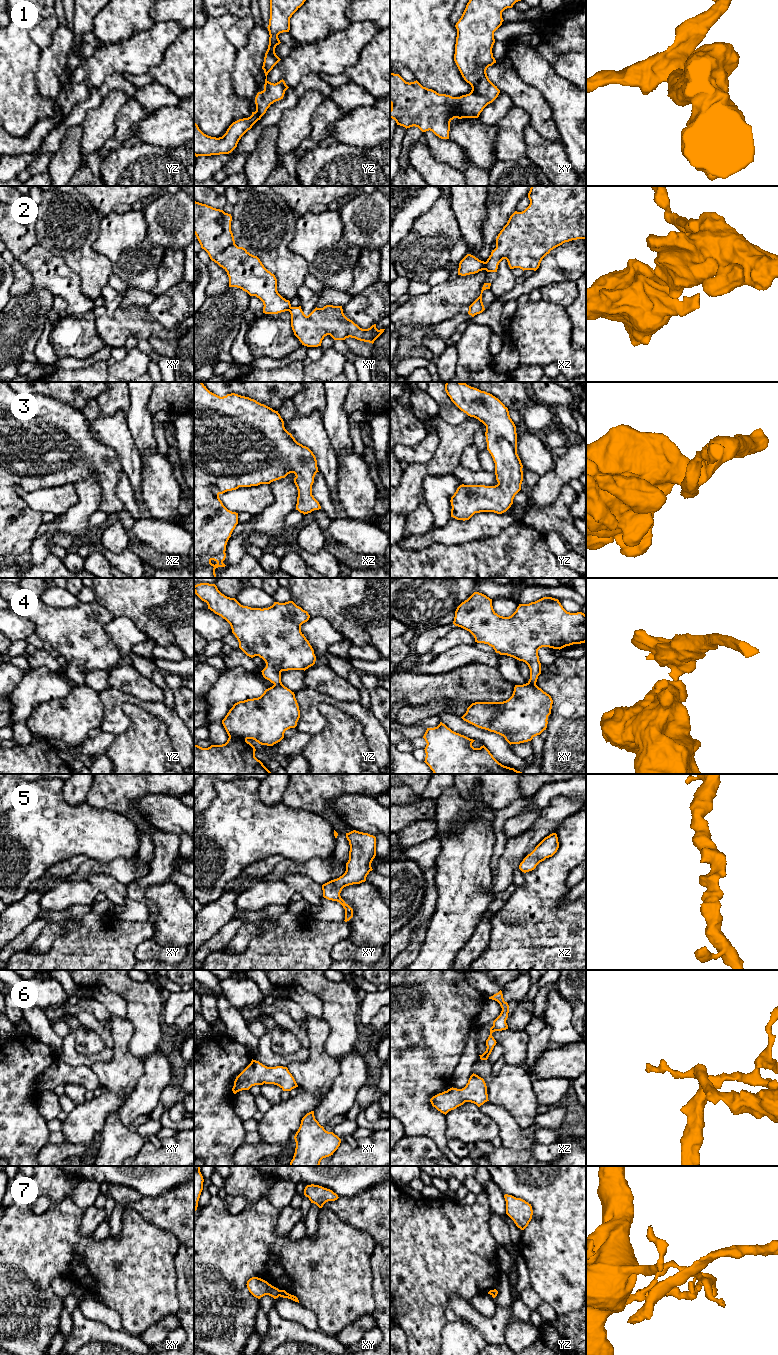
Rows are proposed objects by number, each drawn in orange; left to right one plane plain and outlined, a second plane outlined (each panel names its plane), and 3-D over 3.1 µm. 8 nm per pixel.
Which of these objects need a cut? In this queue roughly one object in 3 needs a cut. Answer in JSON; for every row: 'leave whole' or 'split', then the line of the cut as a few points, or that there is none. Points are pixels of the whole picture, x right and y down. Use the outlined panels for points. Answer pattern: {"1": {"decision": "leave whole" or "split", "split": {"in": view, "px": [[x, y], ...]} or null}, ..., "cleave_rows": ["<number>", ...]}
{"1": {"decision": "leave whole", "split": null}, "2": {"decision": "split", "split": {"in": "xz", "px": [[484, 262], [485, 269]]}}, "3": {"decision": "leave whole", "split": null}, "4": {"decision": "split", "split": {"in": "yz", "px": [[281, 683], [274, 685]]}}, "5": {"decision": "leave whole", "split": null}, "6": {"decision": "leave whole", "split": null}, "7": {"decision": "split", "split": {"in": "xy", "px": [[281, 1290], [279, 1295]]}}, "cleave_rows": ["2", "4", "7"]}

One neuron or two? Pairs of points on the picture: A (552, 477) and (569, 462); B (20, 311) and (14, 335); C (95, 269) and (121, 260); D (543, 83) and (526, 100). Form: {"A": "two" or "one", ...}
{"A": "one", "B": "one", "C": "two", "D": "two"}

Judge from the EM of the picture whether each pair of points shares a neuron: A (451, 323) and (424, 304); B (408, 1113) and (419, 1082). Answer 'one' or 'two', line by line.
A: two
B: one

